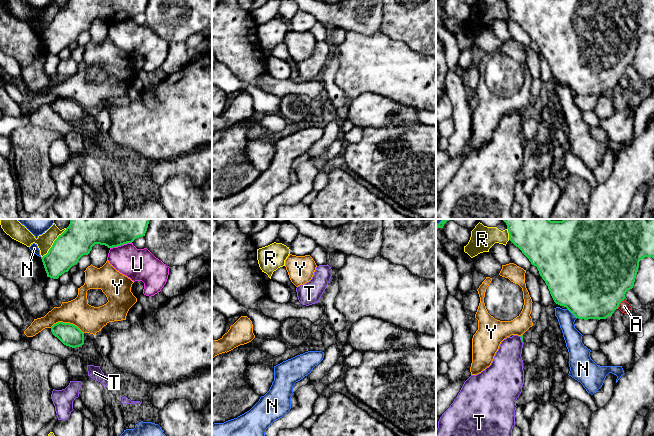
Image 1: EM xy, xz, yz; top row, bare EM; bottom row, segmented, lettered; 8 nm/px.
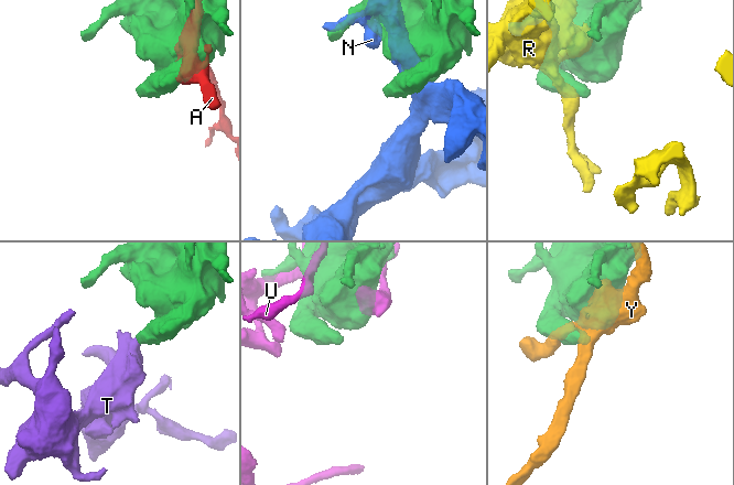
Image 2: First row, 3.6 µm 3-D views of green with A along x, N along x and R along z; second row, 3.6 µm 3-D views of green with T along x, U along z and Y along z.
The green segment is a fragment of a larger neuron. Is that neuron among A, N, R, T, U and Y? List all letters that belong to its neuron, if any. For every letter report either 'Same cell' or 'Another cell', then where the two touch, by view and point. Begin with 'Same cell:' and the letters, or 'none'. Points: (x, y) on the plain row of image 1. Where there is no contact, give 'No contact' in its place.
Same cell: T
A: Another cell. Touches green at yz (619, 79)
N: Another cell. Touches green at yz (571, 88)
R: Another cell. Touches green at xy (53, 19)
T: Same cell. Touches green at yz (521, 115)
U: Another cell. Touches green at xy (120, 21)
Y: Another cell. Touches green at xy (67, 99)

